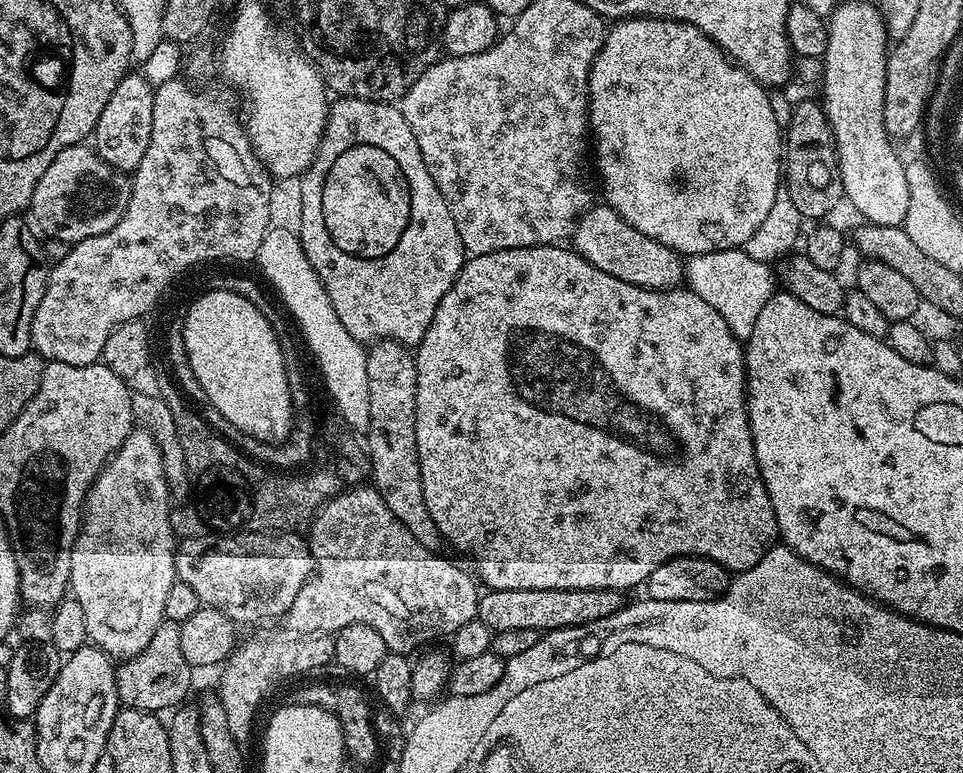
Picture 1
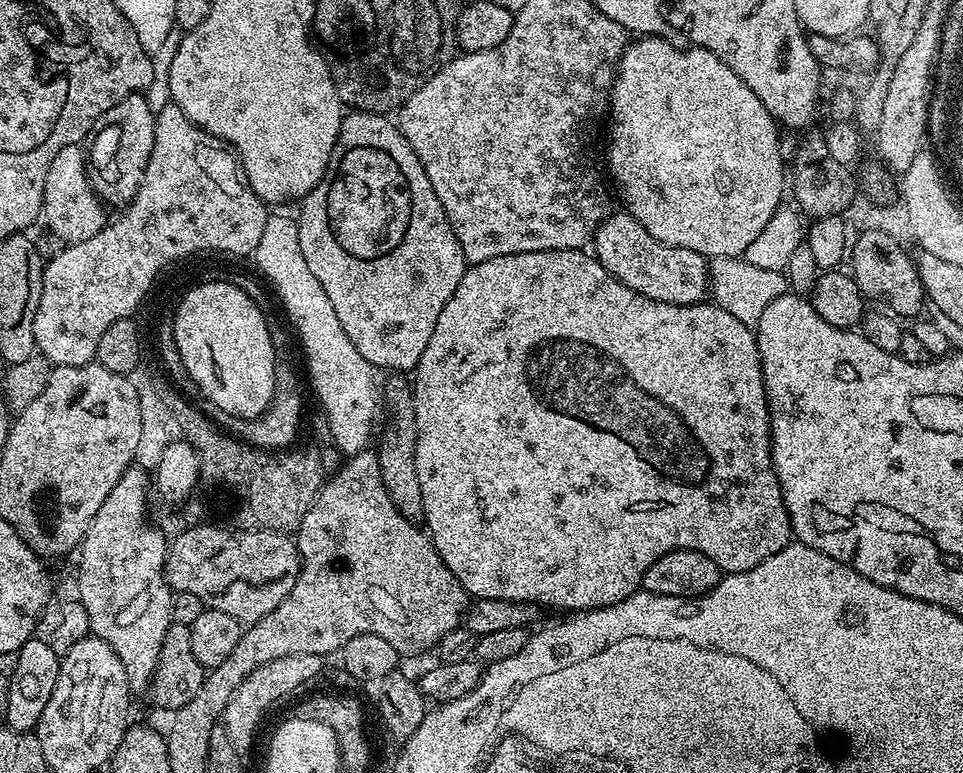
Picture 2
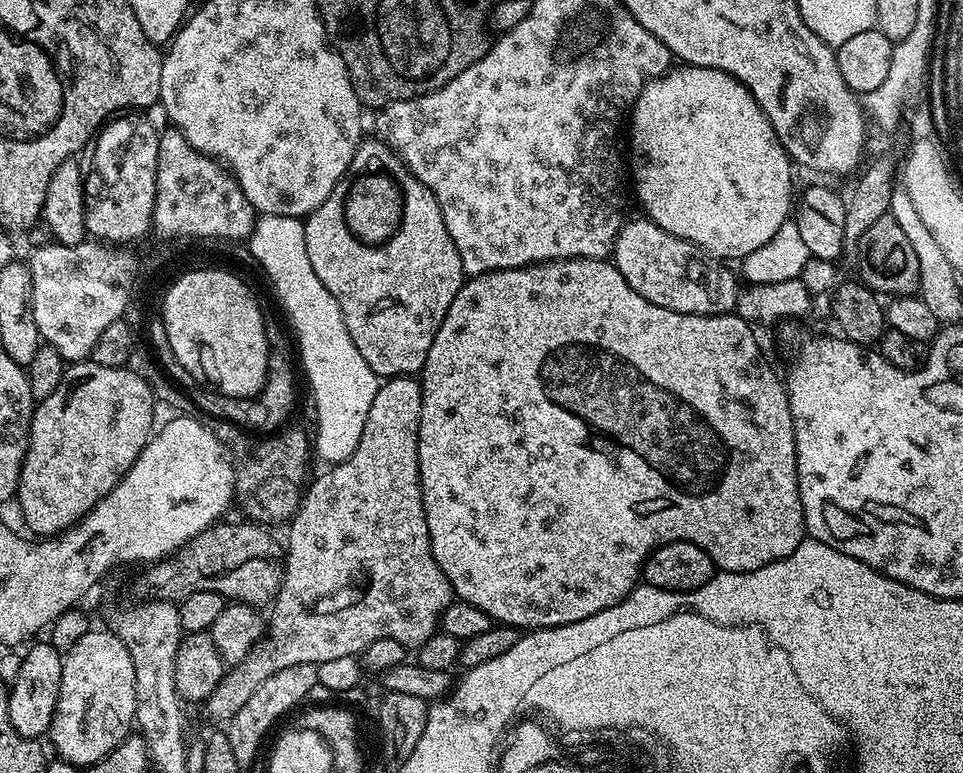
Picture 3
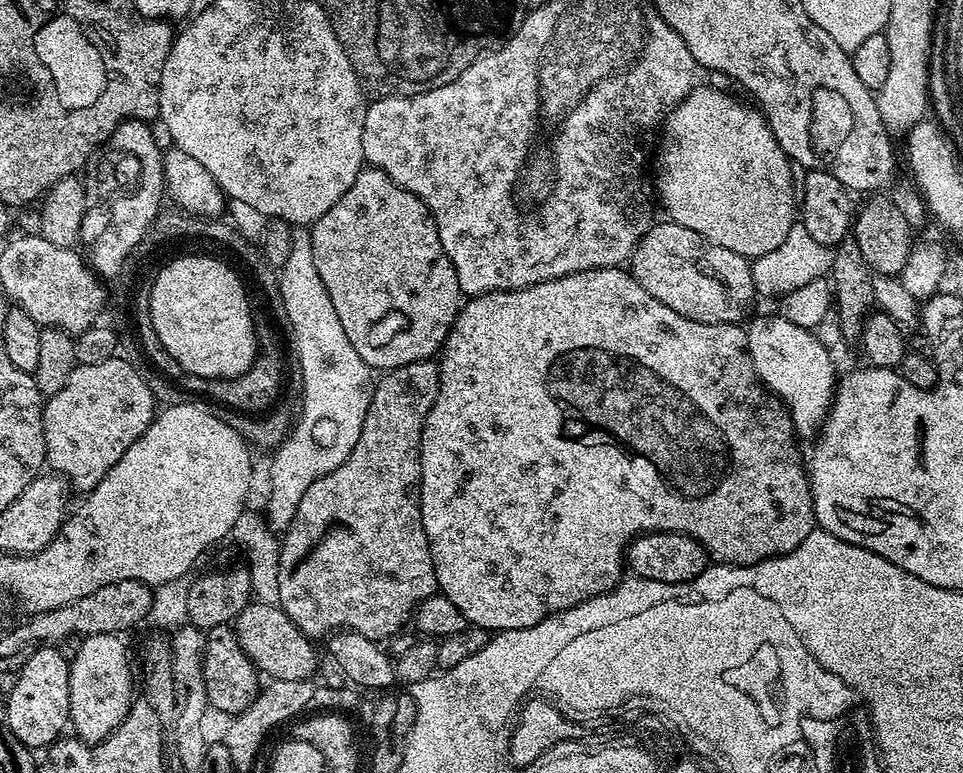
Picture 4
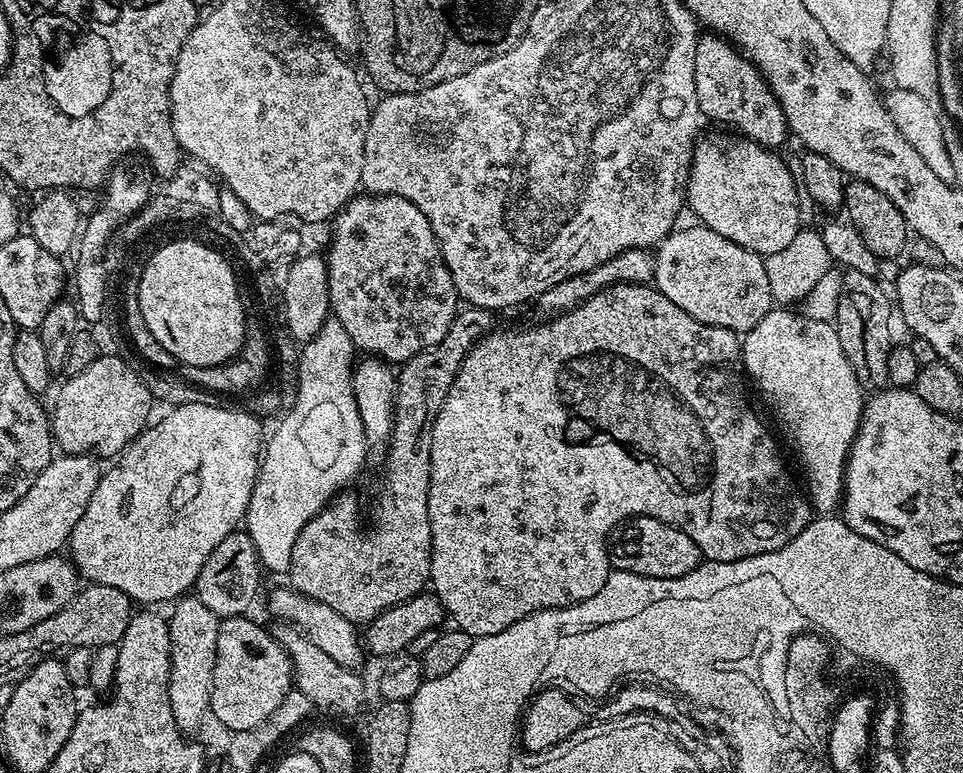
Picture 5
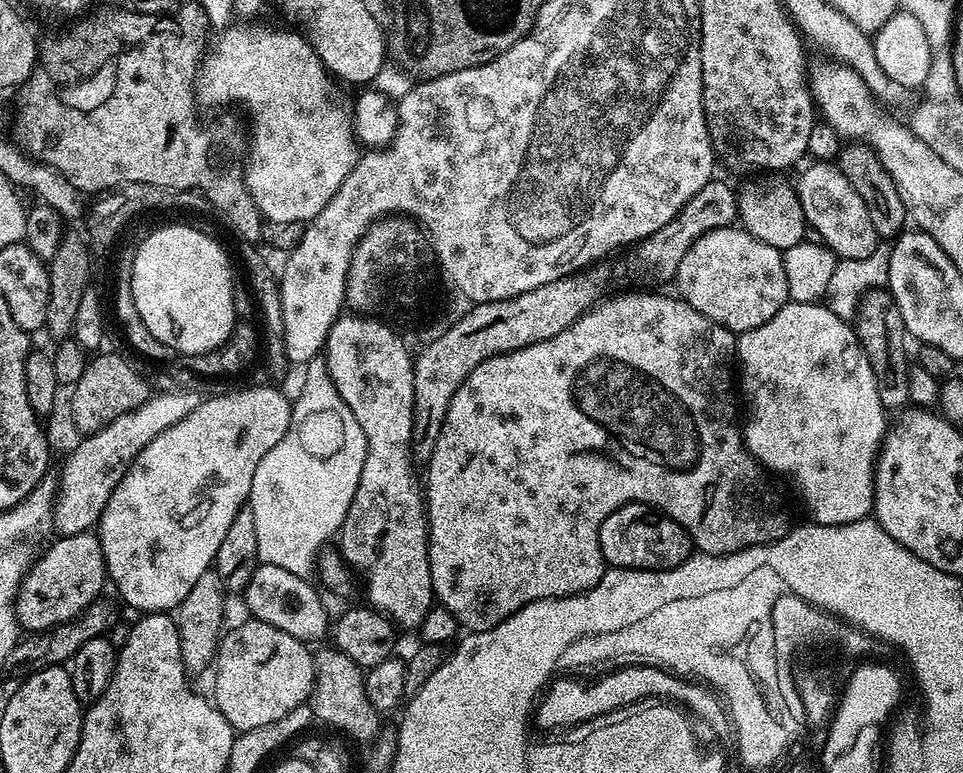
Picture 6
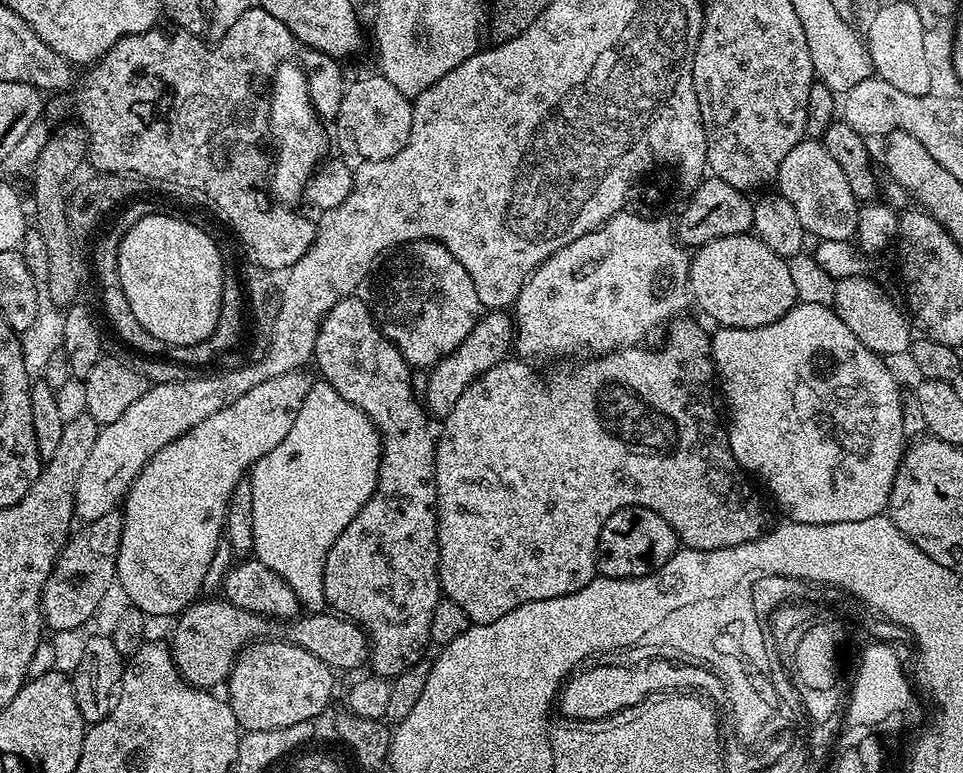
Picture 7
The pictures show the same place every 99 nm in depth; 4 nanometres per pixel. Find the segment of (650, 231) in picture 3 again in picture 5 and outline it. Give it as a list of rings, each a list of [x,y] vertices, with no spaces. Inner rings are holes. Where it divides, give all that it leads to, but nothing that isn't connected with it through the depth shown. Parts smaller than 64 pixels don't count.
[[[695,227],[685,232],[674,230],[655,245],[654,286],[666,294],[678,310],[686,310],[690,318],[747,334],[774,307],[764,257],[738,246],[738,242],[730,242],[730,238],[722,238],[722,234],[714,234],[714,230]]]

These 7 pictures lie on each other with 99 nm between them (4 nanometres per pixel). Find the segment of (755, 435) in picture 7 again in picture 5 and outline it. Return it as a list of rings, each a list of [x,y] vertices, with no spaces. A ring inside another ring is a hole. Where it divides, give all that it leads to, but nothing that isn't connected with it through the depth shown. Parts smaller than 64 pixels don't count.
[[[784,306],[773,307],[766,318],[762,318],[762,322],[758,322],[758,326],[754,326],[743,337],[742,363],[747,379],[760,387],[761,394],[768,399],[773,414],[780,419],[785,434],[796,447],[796,456],[801,460],[800,468],[808,479],[806,492],[811,507],[820,514],[835,513],[842,504],[844,467],[848,464],[848,452],[860,428],[866,403],[866,392],[843,353],[835,323],[806,318]]]

